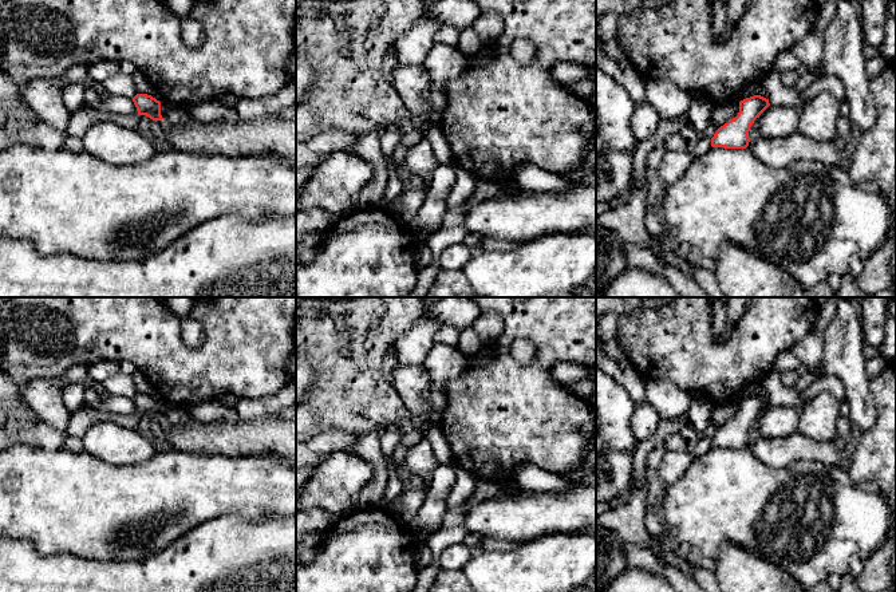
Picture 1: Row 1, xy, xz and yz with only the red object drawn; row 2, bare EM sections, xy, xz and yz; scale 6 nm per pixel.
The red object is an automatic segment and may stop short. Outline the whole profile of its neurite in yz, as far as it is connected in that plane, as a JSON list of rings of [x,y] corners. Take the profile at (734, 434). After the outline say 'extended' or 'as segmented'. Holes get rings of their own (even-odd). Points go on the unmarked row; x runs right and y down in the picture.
[[[754,395],[739,402],[735,418],[721,426],[711,438],[713,447],[746,449],[753,422],[770,406],[769,399]]]; as segmented

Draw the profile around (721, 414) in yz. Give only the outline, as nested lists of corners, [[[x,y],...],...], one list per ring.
[[[723,403],[719,406],[713,406],[710,415],[710,425],[721,427],[730,419],[735,418],[738,413],[739,413],[739,403]]]

